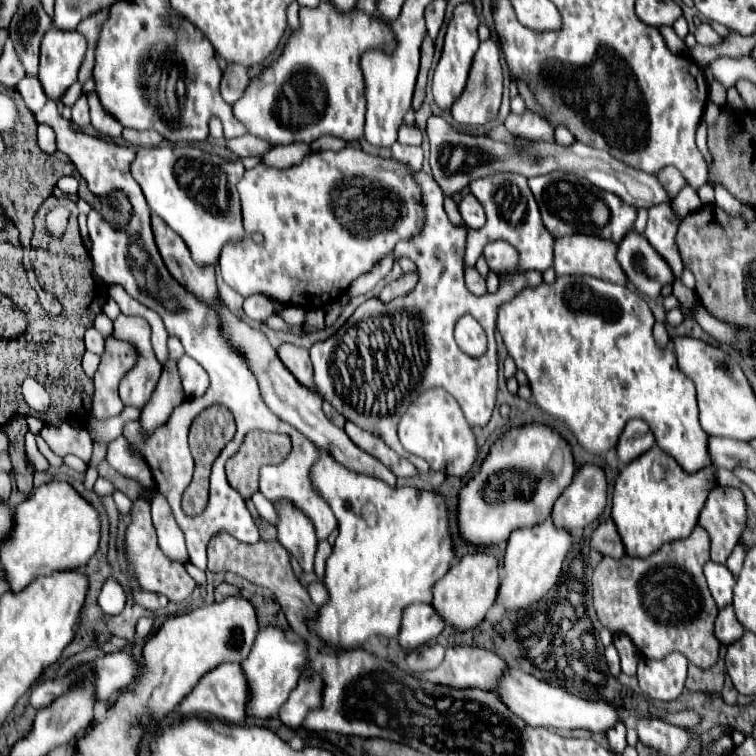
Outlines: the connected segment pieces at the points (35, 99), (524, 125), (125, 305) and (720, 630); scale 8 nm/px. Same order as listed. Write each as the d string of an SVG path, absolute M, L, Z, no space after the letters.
M25 76L23 80L19 80L15 90L21 94L27 110L31 110L31 112L39 112L39 108L43 108L43 104L47 102L47 98L43 98L43 88L37 78Z
M531 112L521 116L509 114L505 120L505 128L509 132L519 132L521 136L537 136L537 140L553 140L553 128L545 120L535 120Z
M111 288L109 290L109 294L113 296L113 300L119 304L119 308L121 308L121 314L131 314L131 316L139 316L139 302L135 302L135 300L131 300L125 292L123 292L123 288Z
M733 606L719 610L719 616L715 620L715 638L719 640L719 644L729 646L737 642L741 636L743 636L743 626L735 620Z

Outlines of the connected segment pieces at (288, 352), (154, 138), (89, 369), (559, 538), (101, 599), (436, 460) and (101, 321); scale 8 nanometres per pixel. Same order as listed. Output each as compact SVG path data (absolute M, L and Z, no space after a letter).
M283 344L279 348L279 358L281 362L287 366L287 370L297 378L299 384L303 384L309 390L317 390L313 384L313 368L311 368L311 360L309 360L309 350L293 346L293 344Z
M123 130L123 138L129 144L141 146L141 148L151 148L151 146L159 146L163 142L163 138L159 136L159 132L155 130L145 130L145 132L135 132L135 130Z
M85 352L85 356L83 356L83 370L85 370L85 374L87 374L89 378L93 378L97 366L99 366L99 356L95 356L95 354L91 354L91 352Z
M551 516L537 526L519 528L511 532L505 560L503 560L503 578L499 588L499 598L503 600L503 606L509 612L539 602L557 584L565 554L573 546L573 540L575 538L565 528L553 524Z
M107 578L97 596L97 604L103 610L103 614L107 614L107 616L121 614L125 608L125 600L127 600L127 594L125 594L125 588L119 584L119 580Z
M443 388L425 390L415 400L415 404L411 404L407 412L401 416L397 434L407 452L427 460L431 470L443 472L445 476L461 478L471 470L473 462L477 460L477 440L475 440L473 428L465 420L453 396Z
M99 314L97 318L95 318L95 322L93 322L93 328L97 330L97 332L101 332L105 338L111 334L111 328L113 328L113 322L105 316L105 314Z

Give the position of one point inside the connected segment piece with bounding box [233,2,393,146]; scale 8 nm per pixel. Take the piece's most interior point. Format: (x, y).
(328, 44)

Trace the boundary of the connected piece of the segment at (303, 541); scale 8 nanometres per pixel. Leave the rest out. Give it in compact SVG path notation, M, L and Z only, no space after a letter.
M275 504L275 508L279 512L279 542L305 572L313 572L313 556L317 548L315 528L311 528L307 516L303 516L297 508L291 508L291 504Z

